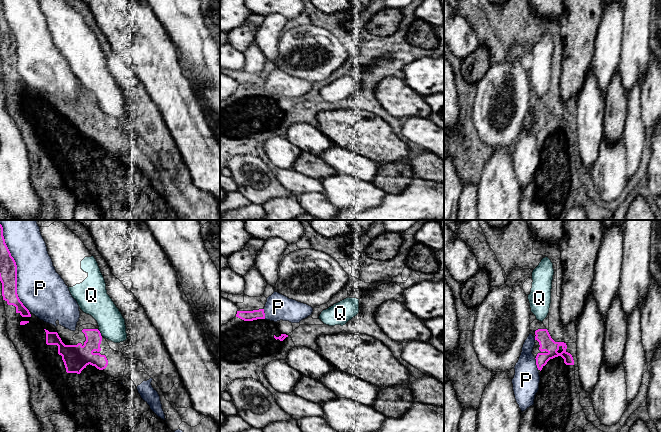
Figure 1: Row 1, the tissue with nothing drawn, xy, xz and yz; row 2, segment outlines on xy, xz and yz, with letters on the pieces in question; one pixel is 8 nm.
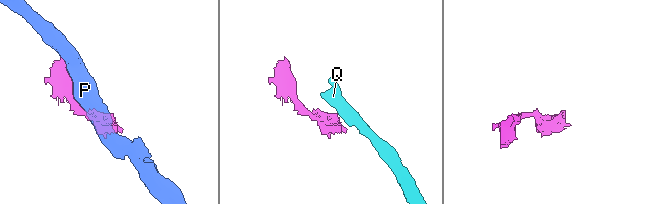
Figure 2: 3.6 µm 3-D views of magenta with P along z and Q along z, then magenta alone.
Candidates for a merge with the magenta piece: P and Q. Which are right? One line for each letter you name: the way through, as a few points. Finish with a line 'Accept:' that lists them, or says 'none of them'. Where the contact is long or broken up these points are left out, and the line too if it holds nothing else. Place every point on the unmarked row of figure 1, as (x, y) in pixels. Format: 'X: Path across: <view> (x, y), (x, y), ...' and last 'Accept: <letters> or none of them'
Accept: none of them

